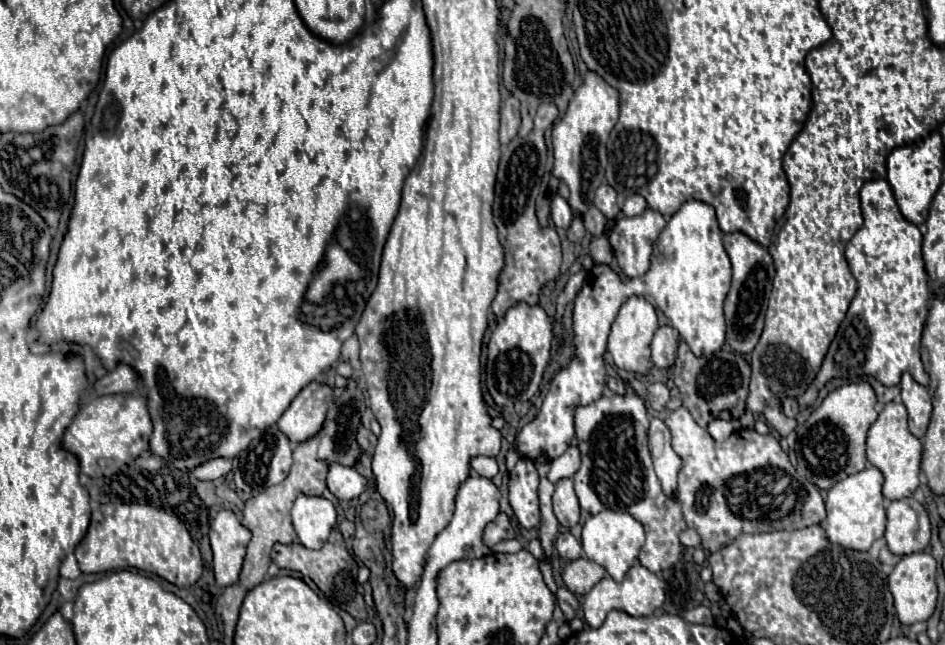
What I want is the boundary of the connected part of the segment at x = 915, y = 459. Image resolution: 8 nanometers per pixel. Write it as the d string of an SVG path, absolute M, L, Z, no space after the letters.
M899 402L885 404L883 412L867 432L867 460L879 468L885 476L883 496L887 500L909 498L919 486L919 462L921 462L921 442L907 428L907 408Z

